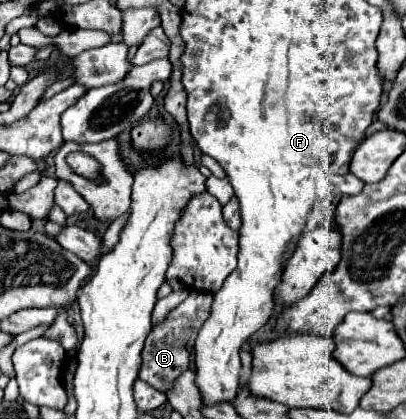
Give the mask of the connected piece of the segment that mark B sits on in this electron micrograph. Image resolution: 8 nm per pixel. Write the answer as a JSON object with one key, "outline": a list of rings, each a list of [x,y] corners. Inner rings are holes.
{"outline":[[[191,292],[189,298],[185,302],[181,302],[167,318],[163,324],[155,326],[151,330],[151,334],[145,340],[145,348],[143,348],[143,364],[141,364],[141,372],[139,378],[143,382],[147,382],[149,386],[157,388],[159,392],[165,392],[173,386],[173,380],[187,370],[189,366],[189,354],[193,350],[193,342],[195,336],[199,332],[199,328],[203,326],[203,322],[207,320],[207,314],[211,314],[211,302],[213,302],[213,294],[199,294],[199,292]]]}

